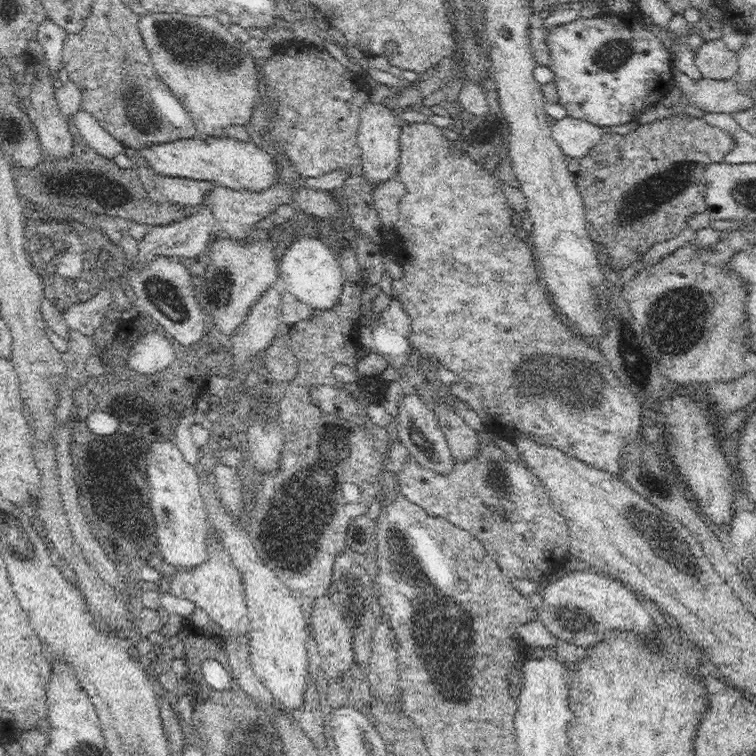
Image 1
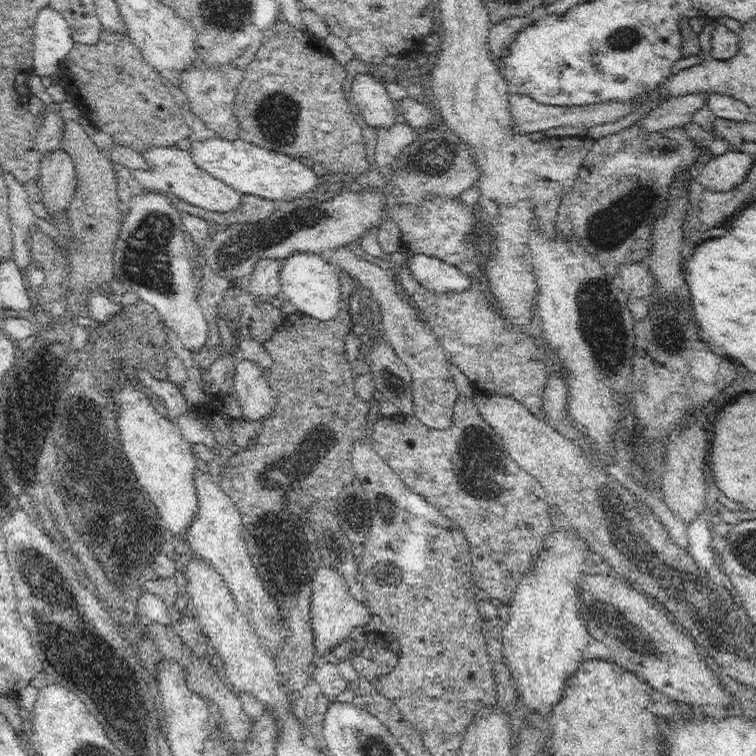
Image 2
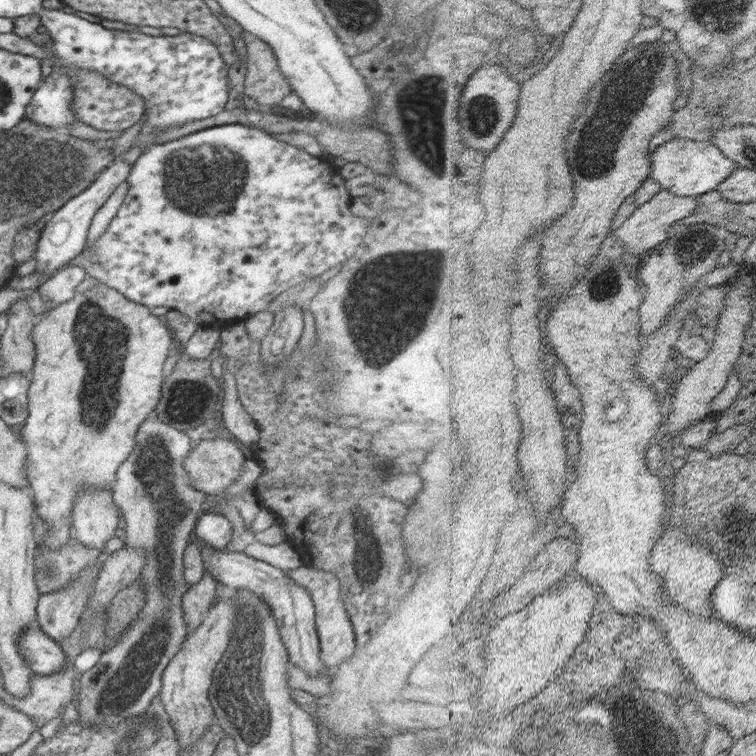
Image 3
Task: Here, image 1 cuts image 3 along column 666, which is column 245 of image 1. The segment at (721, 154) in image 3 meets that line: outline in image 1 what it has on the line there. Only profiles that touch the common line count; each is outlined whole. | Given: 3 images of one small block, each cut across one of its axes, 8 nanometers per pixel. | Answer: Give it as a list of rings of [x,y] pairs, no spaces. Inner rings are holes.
[[[200,138],[182,139],[174,142],[158,144],[140,144],[136,149],[140,156],[154,170],[153,176],[180,177],[192,180],[214,181],[218,185],[239,191],[262,190],[274,182],[274,161],[268,153],[256,148],[252,141],[244,142],[238,139],[212,139],[204,142]]]

